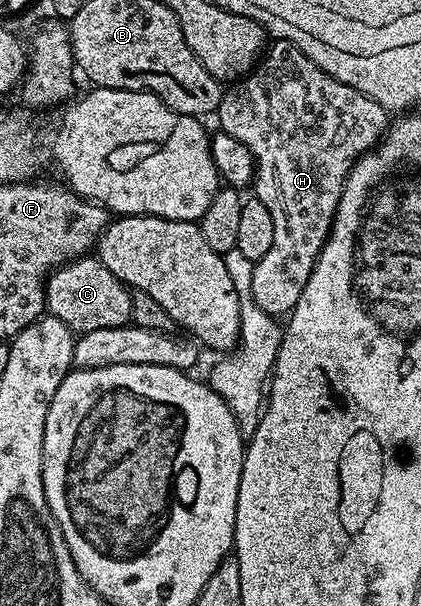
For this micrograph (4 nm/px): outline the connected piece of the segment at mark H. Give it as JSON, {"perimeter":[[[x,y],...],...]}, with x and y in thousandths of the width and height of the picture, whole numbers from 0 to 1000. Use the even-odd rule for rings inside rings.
{"perimeter":[[[653,66],[613,106],[530,152],[513,182],[525,218],[570,229],[603,257],[601,323],[646,355],[646,408],[627,427],[603,432],[599,480],[606,500],[644,520],[686,518],[703,507],[760,414],[784,386],[793,356],[817,315],[817,302],[850,264],[876,252],[922,211],[922,182],[874,157],[789,130],[713,78],[691,68]]]}

